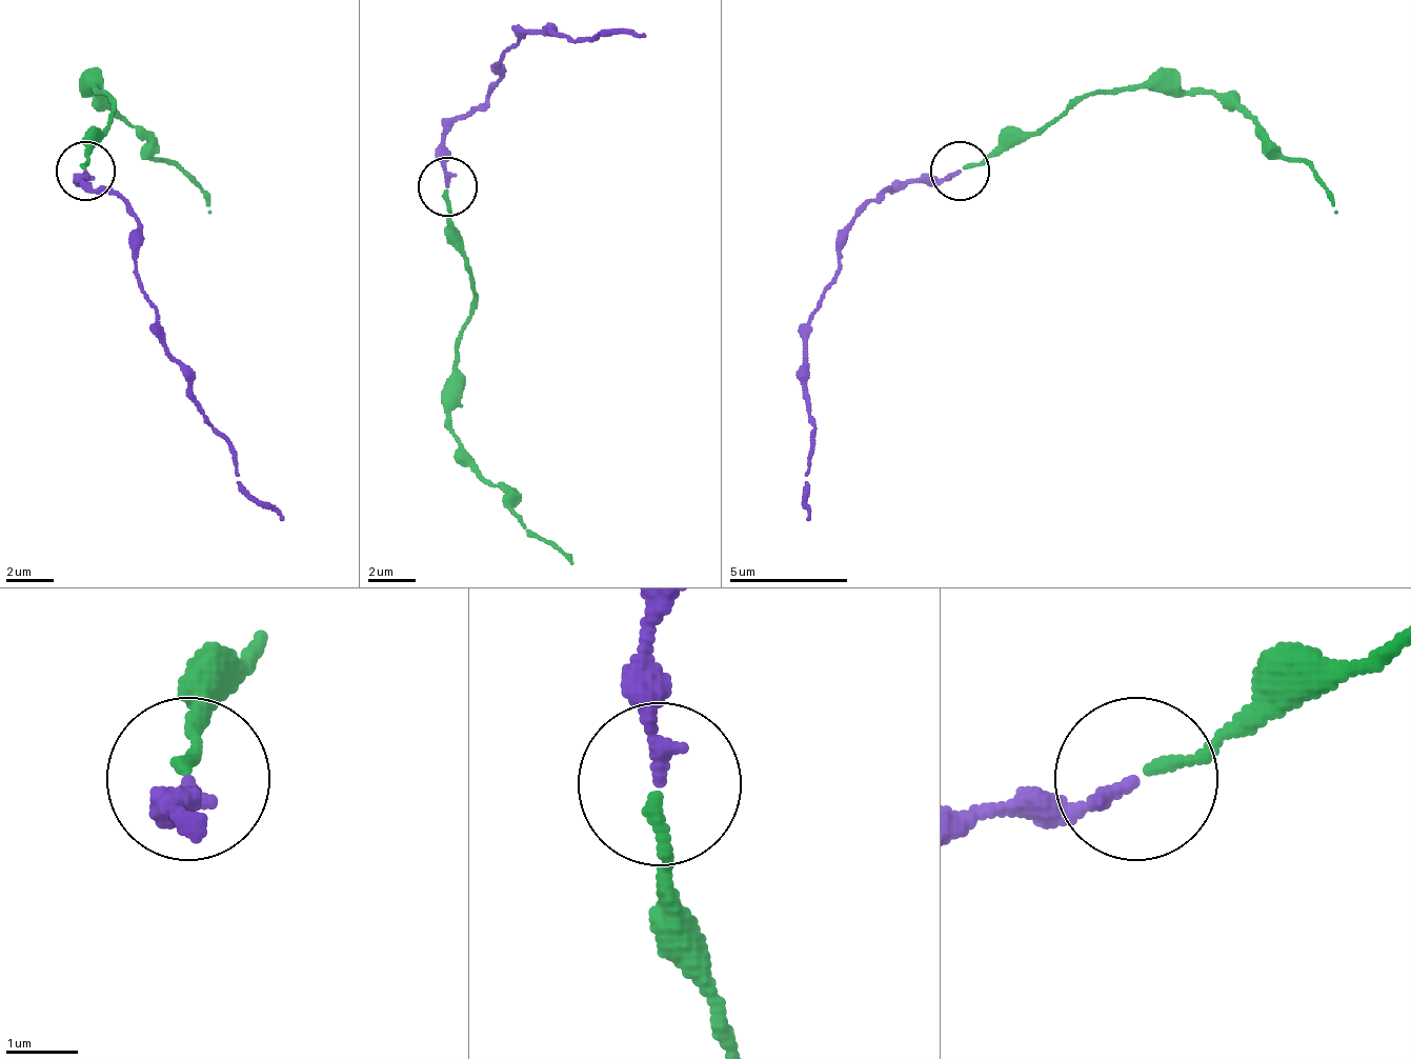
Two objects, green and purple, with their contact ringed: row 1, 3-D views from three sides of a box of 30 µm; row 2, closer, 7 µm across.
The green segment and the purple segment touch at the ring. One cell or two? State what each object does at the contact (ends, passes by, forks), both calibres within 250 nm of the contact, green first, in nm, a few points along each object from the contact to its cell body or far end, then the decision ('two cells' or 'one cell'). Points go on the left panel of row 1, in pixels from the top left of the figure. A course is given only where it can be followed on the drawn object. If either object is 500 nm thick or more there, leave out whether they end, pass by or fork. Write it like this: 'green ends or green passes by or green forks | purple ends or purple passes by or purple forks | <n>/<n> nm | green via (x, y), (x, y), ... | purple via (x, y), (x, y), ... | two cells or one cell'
green ends | purple ends | 160/190 nm | green via (83, 166), (101, 136), (114, 101), (96, 88), (89, 88), (155, 160), (202, 190), (208, 214) | purple via (83, 172), (137, 219), (137, 284), (190, 403), (232, 451), (238, 480), (285, 521) | one cell

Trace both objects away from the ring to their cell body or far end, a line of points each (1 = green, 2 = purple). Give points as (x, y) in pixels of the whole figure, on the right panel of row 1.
1: (962, 166), (1039, 136), (1080, 101), (1115, 88), (1210, 88), (1328, 190), (1334, 214)
2: (962, 172), (884, 190), (854, 219), (837, 284), (813, 314), (807, 403), (807, 521)

